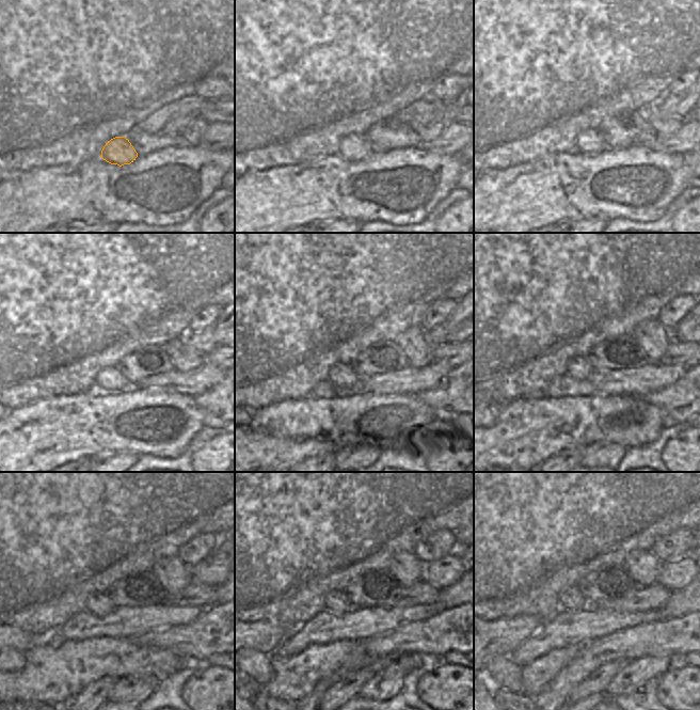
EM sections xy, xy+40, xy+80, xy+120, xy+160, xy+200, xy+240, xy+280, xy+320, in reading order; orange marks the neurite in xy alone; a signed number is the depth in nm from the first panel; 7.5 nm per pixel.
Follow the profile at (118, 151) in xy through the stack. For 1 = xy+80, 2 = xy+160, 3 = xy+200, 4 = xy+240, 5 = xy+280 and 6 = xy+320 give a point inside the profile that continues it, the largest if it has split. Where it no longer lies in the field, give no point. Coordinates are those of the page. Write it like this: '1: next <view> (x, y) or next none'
1: next xy+80 (589, 142)
2: next xy+160 (341, 374)
3: next xy+200 (578, 367)
4: next xy+240 (99, 604)
5: next xy+280 (337, 602)
6: next xy+320 (572, 599)

